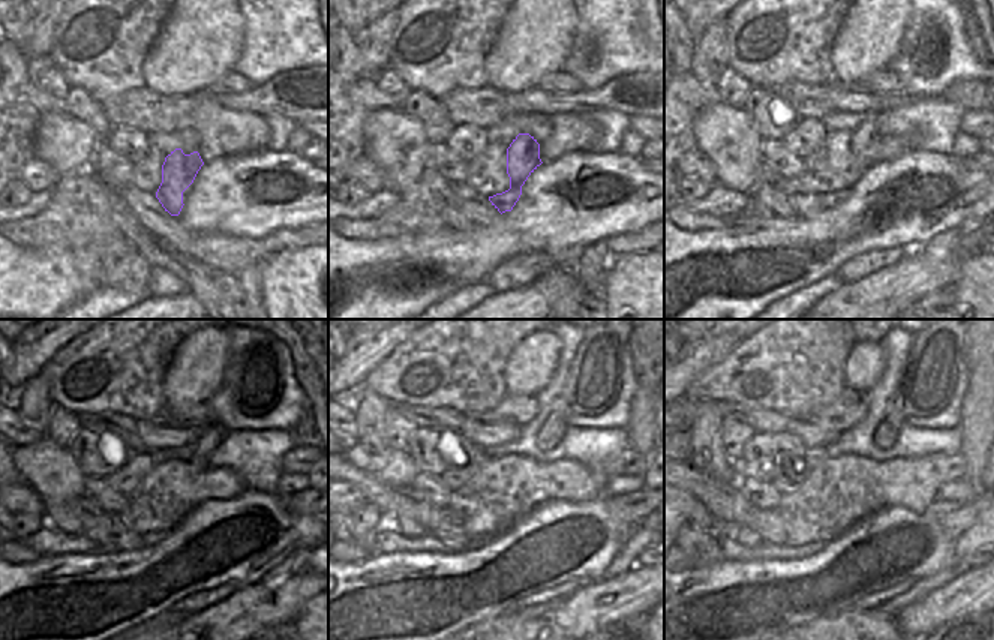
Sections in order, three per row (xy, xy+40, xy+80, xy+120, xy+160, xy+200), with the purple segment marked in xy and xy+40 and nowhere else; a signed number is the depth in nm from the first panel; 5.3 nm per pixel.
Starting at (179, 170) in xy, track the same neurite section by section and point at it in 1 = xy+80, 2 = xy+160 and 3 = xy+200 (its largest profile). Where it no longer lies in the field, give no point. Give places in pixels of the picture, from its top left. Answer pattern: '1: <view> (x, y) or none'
1: xy+80 (862, 138)
2: xy+160 (552, 430)
3: xy+200 (885, 435)

